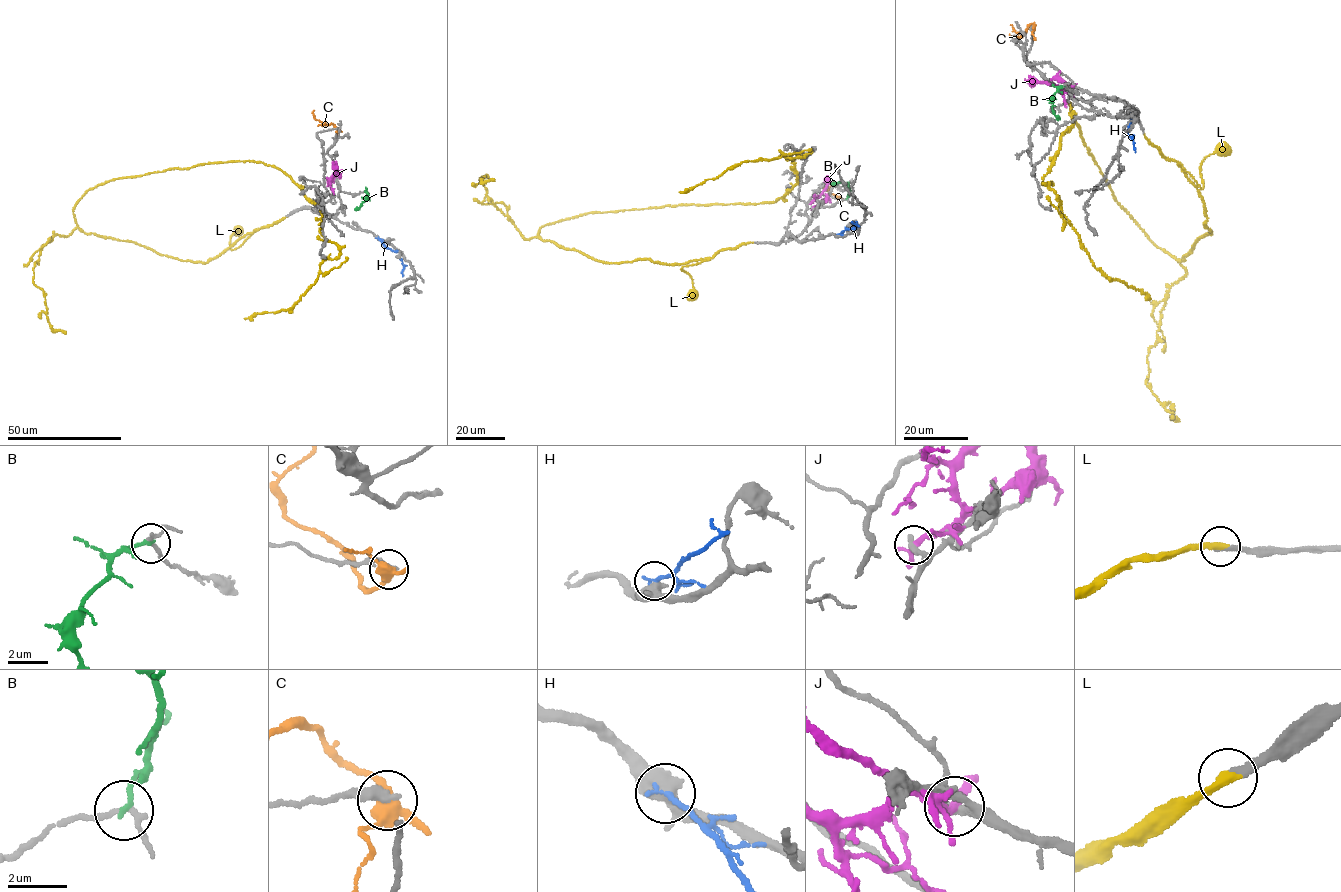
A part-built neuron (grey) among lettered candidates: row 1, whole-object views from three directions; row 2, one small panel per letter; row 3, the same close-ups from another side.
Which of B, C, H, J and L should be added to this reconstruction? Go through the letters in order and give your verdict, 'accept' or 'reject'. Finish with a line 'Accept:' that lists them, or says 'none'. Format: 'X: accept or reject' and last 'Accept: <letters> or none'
B: reject
C: reject
H: reject
J: reject
L: accept
Accept: L

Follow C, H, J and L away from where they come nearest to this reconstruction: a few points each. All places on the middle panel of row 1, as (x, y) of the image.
C: (842, 198), (838, 200), (825, 187)
H: (838, 234), (856, 228), (856, 222), (852, 221)
J: (812, 207), (818, 203), (817, 196), (827, 185), (827, 176)
L: (752, 242), (671, 265), (538, 236), (586, 213), (774, 202), (804, 156), (679, 192)

